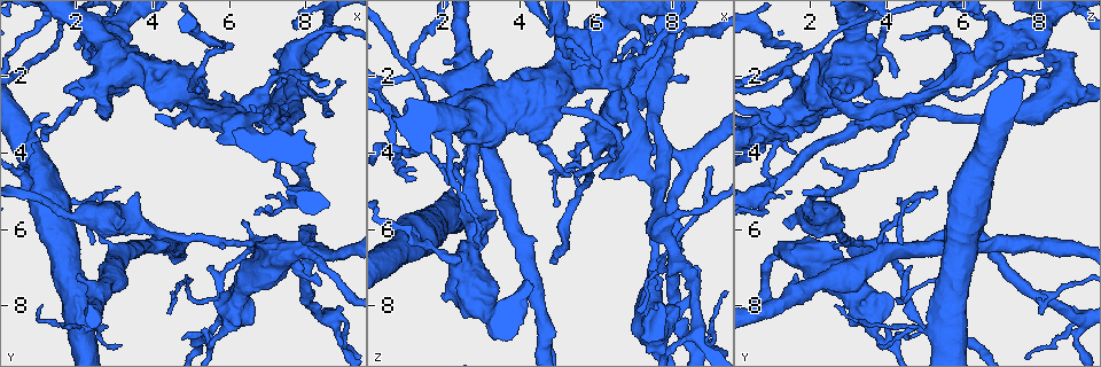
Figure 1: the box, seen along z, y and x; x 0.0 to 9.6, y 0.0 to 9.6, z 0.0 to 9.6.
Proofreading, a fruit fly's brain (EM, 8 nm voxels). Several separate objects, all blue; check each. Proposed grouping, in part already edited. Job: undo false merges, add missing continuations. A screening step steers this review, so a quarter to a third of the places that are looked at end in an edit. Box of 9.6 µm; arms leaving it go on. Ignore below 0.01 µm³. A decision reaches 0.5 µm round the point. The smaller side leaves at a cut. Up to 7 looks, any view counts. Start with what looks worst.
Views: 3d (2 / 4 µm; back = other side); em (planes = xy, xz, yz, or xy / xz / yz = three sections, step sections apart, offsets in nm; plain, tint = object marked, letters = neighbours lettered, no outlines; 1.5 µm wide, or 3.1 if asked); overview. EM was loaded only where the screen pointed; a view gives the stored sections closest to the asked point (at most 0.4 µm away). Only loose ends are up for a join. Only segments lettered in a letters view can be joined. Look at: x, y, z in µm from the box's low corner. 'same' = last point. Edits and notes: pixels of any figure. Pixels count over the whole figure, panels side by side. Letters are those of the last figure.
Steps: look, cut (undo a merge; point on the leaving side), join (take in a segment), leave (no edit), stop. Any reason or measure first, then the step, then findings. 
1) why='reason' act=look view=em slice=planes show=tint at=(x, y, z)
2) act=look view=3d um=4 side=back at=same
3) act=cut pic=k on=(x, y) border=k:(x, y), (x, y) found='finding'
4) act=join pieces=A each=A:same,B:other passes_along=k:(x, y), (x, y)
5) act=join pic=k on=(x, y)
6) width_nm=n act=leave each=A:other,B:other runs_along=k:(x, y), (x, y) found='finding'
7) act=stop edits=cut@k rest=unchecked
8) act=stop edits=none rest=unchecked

act=look view=3d um=2 at=(1.15, 8.00, 2.70)

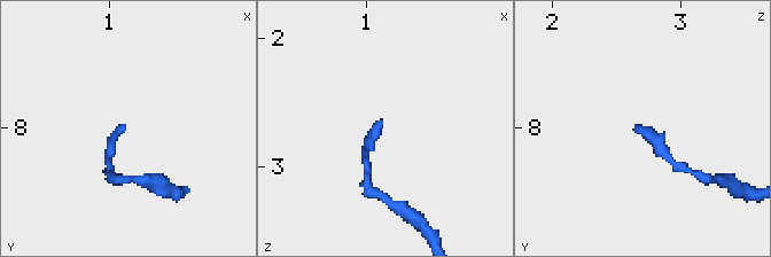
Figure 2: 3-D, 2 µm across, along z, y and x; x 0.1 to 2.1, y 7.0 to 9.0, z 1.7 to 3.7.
act=look view=em slice=yz step=4 show=letters at=(1.14, 8.00, 2.66)

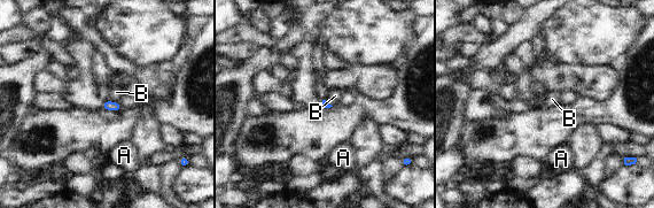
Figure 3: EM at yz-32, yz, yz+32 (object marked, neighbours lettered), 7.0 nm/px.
why='another direction' act=look view=em slice=planes show=letters at=same

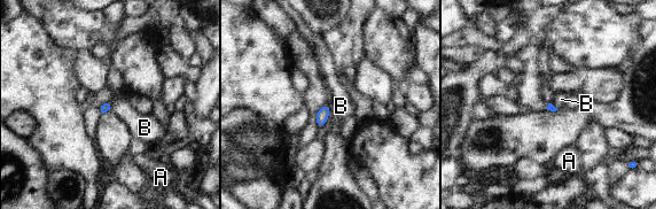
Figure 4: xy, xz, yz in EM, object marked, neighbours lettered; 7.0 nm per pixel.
act=leave each=A:other,B:other border=4:(330, 106), (327, 117) found='no lettered segment goes on from it'

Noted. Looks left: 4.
why='branch stops here' act=look view=em slice=planes show=letters at=(5.40, 3.10, 4.60)

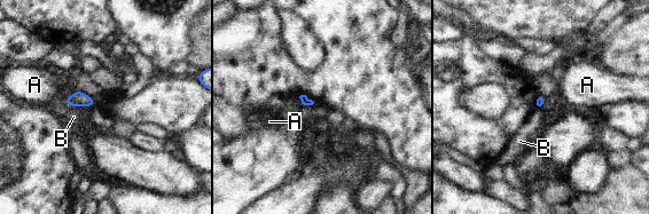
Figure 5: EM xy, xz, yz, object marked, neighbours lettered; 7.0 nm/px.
act=leave each=A:other,B:other border=5:(69, 105), (77, 106) found='none of them fits'

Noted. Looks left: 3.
why='tapers out' act=look view=3d um=4 at=(6.50, 5.85, 4.15)

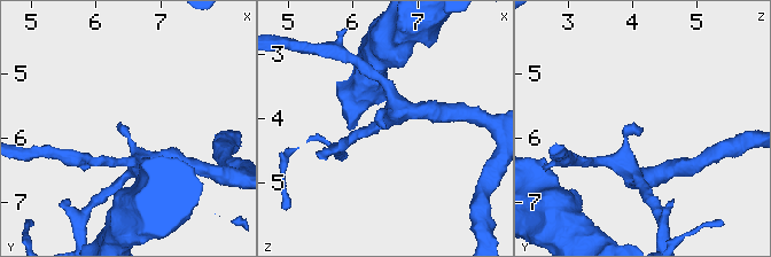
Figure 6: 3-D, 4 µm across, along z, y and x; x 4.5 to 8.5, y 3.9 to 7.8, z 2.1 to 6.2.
why='shape alone is not enough' act=look view=em slice=planes show=plain at=(6.50, 5.85, 4.15)

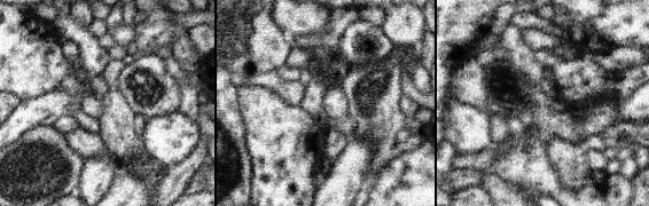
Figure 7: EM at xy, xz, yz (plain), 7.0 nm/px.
act=look view=em slice=planes show=letters at=same

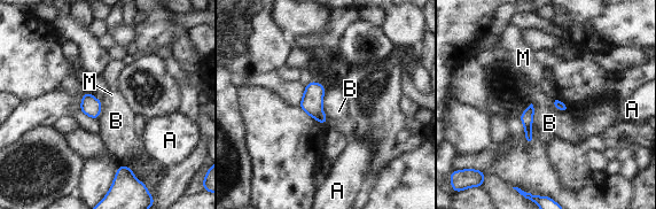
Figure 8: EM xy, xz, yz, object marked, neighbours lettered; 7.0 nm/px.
act=leave each=A:other,B:other,M:other border=8:(531, 103), (533, 108), (532, 126) found='none of them fits'

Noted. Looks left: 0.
act=stop edits=none rest=unchecked

